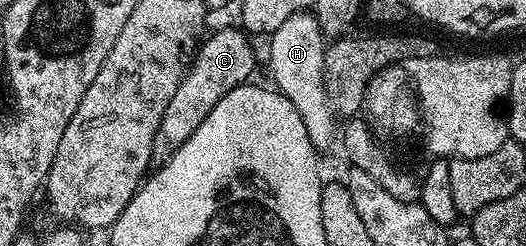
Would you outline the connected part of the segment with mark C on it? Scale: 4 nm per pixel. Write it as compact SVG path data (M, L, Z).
M226 26L215 34L207 33L198 55L195 58L193 55L192 61L185 67L176 93L172 96L172 100L168 100L168 108L164 108L160 128L156 128L156 138L152 140L151 159L155 163L168 161L181 148L184 140L188 140L188 136L192 136L192 132L196 132L196 128L204 124L204 116L208 116L208 112L212 112L212 108L216 108L216 104L220 104L220 100L228 96L228 92L251 81L250 73L254 70L254 50L250 47L251 39L247 31L242 28L237 29L233 30L232 27Z

